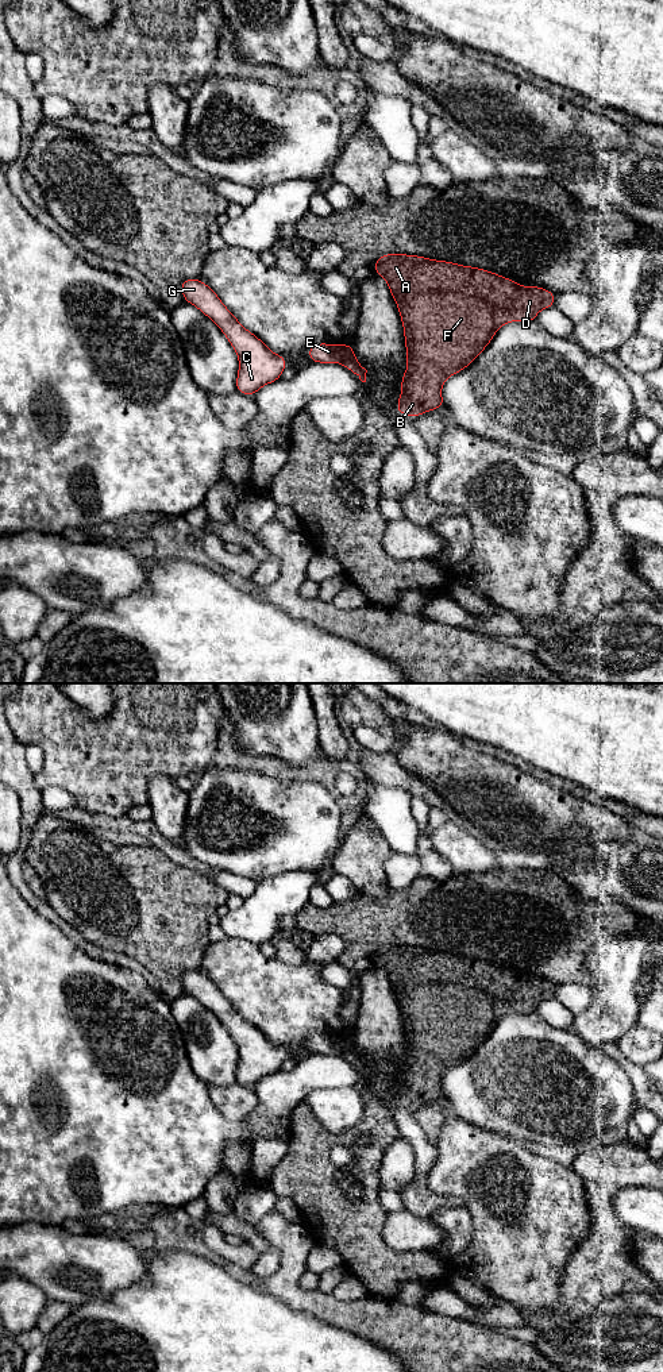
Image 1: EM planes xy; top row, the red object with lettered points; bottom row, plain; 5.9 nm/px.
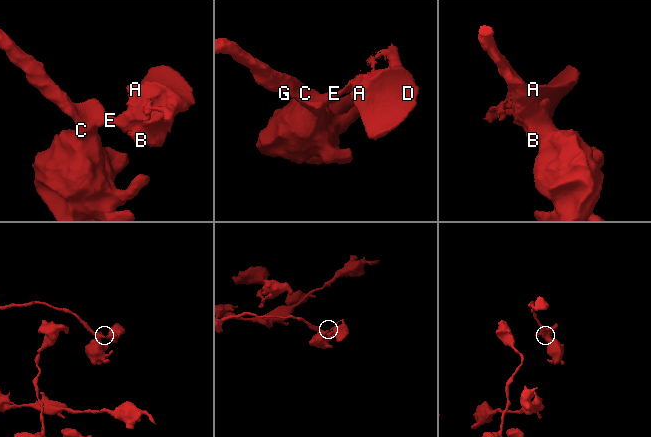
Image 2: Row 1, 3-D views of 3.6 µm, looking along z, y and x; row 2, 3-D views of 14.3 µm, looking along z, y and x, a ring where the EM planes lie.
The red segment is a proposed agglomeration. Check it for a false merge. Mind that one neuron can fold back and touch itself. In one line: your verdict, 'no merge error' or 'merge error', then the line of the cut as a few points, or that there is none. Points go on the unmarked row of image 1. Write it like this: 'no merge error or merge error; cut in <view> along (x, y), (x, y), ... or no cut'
merge error; cut in xy along (345, 1036), (339, 1053)

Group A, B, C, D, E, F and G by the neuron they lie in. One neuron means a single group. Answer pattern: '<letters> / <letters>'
A B D F / C E G

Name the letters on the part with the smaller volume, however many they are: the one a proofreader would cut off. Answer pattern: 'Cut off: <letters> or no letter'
Cut off: A, B, D, F

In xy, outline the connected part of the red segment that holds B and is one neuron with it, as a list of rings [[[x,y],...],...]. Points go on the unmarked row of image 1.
[[[382,945],[375,952],[374,966],[382,967],[397,995],[406,1041],[406,1063],[401,1068],[401,1086],[396,1103],[417,1109],[428,1102],[446,1099],[442,1088],[444,1072],[465,1061],[487,1038],[496,1024],[509,1013],[535,1013],[541,1001],[555,997],[556,986],[548,980],[529,976],[527,979],[497,964],[462,957],[450,952],[436,952],[409,945]]]

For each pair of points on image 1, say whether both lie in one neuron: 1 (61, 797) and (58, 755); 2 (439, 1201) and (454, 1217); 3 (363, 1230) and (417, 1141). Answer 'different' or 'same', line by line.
1: different
2: different
3: different

